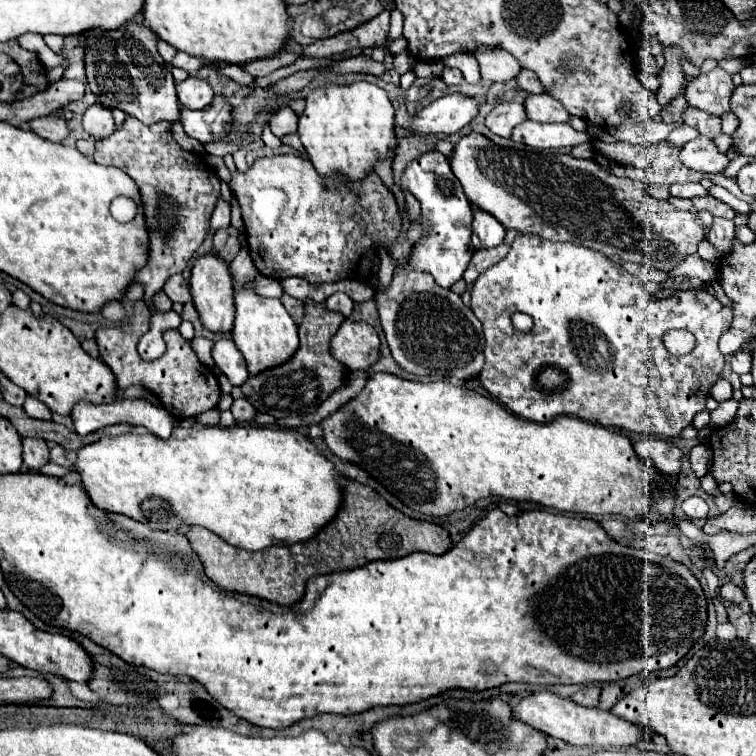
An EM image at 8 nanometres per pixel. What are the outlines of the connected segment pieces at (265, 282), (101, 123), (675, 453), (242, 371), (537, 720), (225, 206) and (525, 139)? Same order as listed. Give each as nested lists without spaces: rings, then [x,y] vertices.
[[[258,275],[256,279],[258,279],[258,283],[256,283],[256,293],[260,293],[260,297],[280,299],[280,297],[284,295],[284,289],[282,289],[280,281],[270,279],[270,277],[264,277],[264,275]]]
[[[94,103],[92,107],[86,109],[82,123],[84,123],[84,129],[86,129],[90,135],[98,137],[98,139],[104,139],[104,137],[108,137],[108,135],[114,133],[112,111],[110,111],[108,107],[100,105],[100,103]]]
[[[646,437],[646,439],[638,441],[636,453],[644,459],[654,461],[654,465],[662,473],[668,473],[668,475],[678,475],[680,473],[684,451],[670,441],[656,439],[656,437]]]
[[[220,337],[214,343],[212,349],[212,357],[216,367],[230,379],[232,385],[242,385],[248,379],[248,369],[246,369],[246,361],[242,357],[242,353],[238,351],[236,343],[230,337]]]
[[[538,691],[530,697],[524,697],[514,707],[514,717],[522,719],[524,723],[540,729],[542,733],[562,739],[570,745],[588,745],[588,747],[624,747],[624,745],[636,745],[640,741],[652,739],[654,731],[644,729],[636,723],[630,723],[622,717],[616,717],[610,711],[602,709],[590,709],[582,707],[570,699],[564,699],[560,695],[554,695],[550,691]]]
[[[222,195],[218,197],[218,203],[216,203],[216,209],[212,213],[212,229],[220,229],[220,227],[228,227],[230,223],[230,203],[222,199]]]
[[[524,121],[516,125],[510,139],[538,149],[574,147],[590,141],[586,131],[578,133],[572,129],[570,123],[536,123],[536,121]]]

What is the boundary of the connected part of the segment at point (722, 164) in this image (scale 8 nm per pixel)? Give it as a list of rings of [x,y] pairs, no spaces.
[[[700,135],[680,149],[680,161],[700,173],[720,173],[728,165],[728,155],[720,153],[712,139]]]

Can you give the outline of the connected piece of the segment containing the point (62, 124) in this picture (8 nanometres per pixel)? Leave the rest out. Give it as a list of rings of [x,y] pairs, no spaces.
[[[46,115],[46,117],[32,119],[30,121],[30,129],[36,135],[40,135],[40,137],[52,141],[52,143],[60,143],[68,135],[66,121],[60,119],[60,117],[56,117],[56,115]]]

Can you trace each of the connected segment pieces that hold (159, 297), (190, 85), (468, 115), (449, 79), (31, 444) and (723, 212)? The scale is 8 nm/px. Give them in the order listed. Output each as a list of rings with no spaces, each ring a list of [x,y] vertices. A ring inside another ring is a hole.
[[[164,291],[156,293],[156,297],[152,299],[152,311],[164,313],[164,311],[170,311],[170,309],[172,309],[172,301],[168,299],[168,295]]]
[[[190,75],[186,81],[176,83],[176,93],[180,103],[188,109],[204,109],[214,99],[212,85],[196,75]]]
[[[448,93],[422,107],[410,121],[410,135],[450,135],[466,127],[478,115],[478,103],[472,97]]]
[[[446,67],[444,73],[442,73],[442,81],[446,85],[460,85],[464,81],[464,75],[460,73],[460,69],[452,69],[452,67]]]
[[[28,437],[28,439],[24,439],[22,443],[24,443],[22,459],[24,459],[24,463],[26,463],[30,469],[38,471],[42,465],[48,463],[48,459],[50,459],[50,449],[48,449],[48,445],[46,445],[44,439]]]
[[[706,195],[706,197],[694,197],[692,203],[694,203],[694,209],[706,209],[714,217],[724,217],[724,219],[734,219],[736,217],[736,213],[734,213],[732,207],[728,207],[726,203],[718,201],[718,199],[710,197],[710,195]]]

